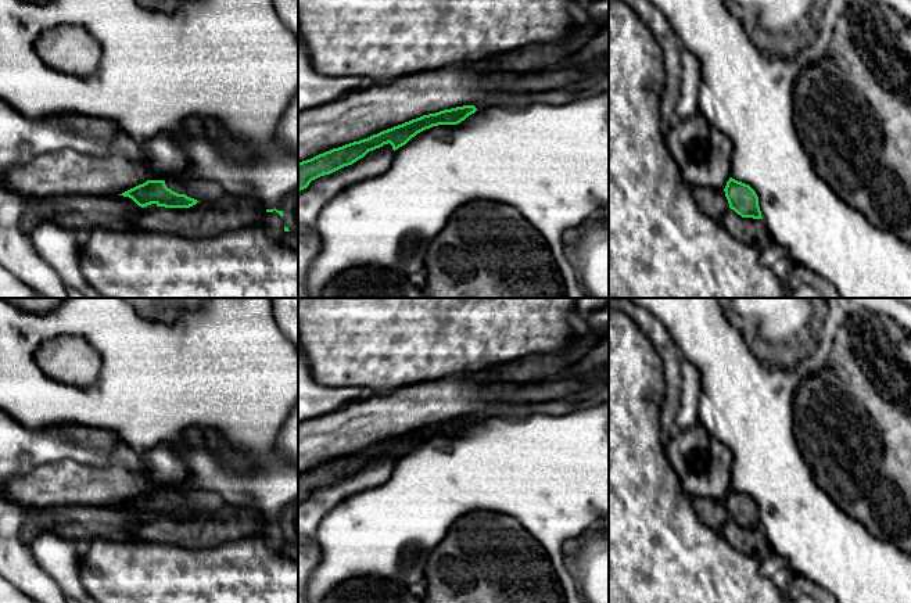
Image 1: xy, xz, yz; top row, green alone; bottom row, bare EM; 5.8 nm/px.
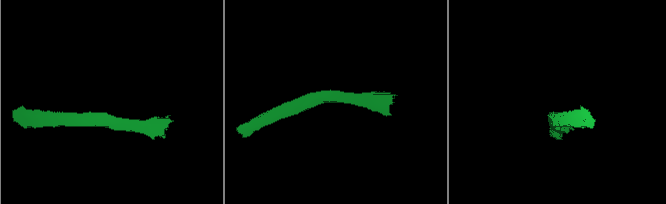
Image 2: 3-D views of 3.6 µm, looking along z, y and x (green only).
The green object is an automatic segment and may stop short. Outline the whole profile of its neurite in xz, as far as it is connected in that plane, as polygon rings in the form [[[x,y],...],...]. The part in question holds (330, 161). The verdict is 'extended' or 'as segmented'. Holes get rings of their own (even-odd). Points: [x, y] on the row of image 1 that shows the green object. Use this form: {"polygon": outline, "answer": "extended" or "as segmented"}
{"polygon": [[[463,105],[423,115],[367,139],[333,148],[311,159],[302,161],[298,164],[298,193],[306,189],[312,180],[352,165],[369,151],[380,148],[388,143],[395,151],[405,146],[417,133],[438,125],[458,125],[476,111],[477,108],[474,105]]], "answer": "as segmented"}

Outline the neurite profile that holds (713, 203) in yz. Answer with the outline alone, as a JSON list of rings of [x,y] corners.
[[[691,187],[691,194],[697,208],[704,215],[721,223],[725,211],[729,208],[724,190],[711,187]]]

